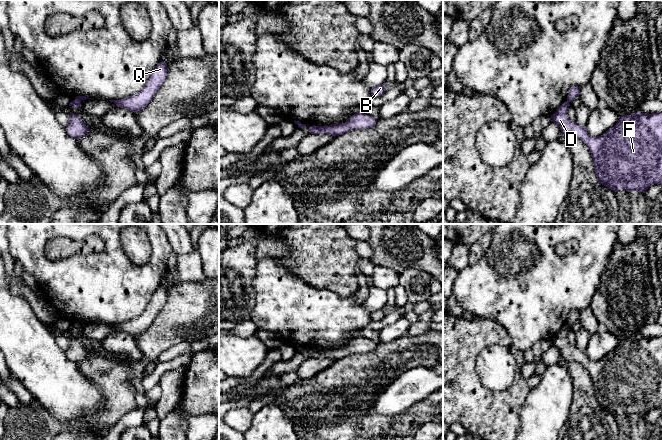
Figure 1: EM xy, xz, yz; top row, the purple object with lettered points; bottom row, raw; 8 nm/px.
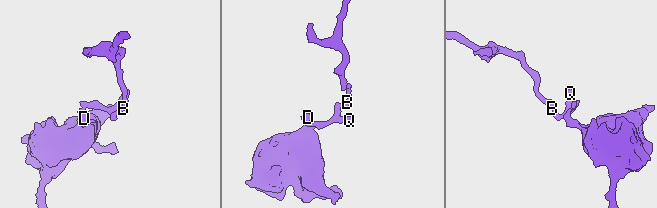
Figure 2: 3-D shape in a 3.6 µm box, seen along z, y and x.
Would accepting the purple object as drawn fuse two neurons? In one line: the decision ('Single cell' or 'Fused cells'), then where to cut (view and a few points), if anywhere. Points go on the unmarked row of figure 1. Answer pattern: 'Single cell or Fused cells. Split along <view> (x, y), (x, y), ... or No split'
Fused cells. Split along xy (75, 323), (79, 326)

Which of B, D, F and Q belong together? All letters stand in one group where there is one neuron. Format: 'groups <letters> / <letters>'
groups B Q / D F

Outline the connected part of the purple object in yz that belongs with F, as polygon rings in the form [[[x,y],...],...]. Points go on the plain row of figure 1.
[[[569,326],[563,327],[557,335],[551,339],[552,345],[561,353],[565,363],[578,362],[582,364],[589,372],[596,401],[600,408],[613,414],[625,414],[644,416],[654,408],[662,408],[662,337],[644,338],[635,336],[631,339],[622,339],[616,349],[607,354],[603,359],[594,361],[590,360],[585,351],[580,350],[577,346],[569,344],[567,332]]]

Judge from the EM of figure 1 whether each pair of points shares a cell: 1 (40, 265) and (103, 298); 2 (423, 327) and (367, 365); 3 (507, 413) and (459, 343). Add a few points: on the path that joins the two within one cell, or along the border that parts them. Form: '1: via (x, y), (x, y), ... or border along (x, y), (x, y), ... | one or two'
1: via (56, 279), (72, 286), (87, 287) | one
2: border along (428, 330), (421, 334), (404, 336) | two
3: via (488, 402), (459, 373), (459, 362) | one

